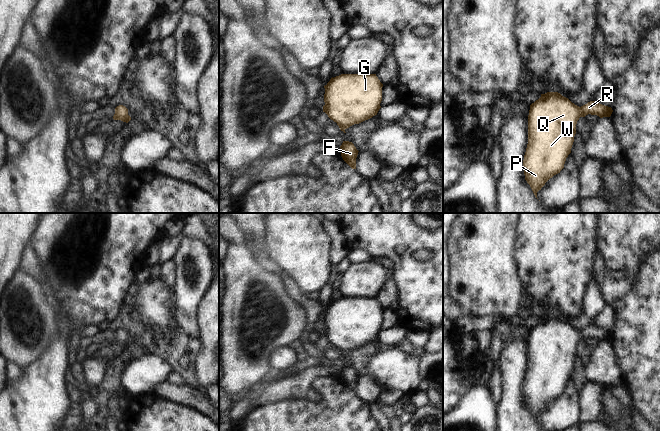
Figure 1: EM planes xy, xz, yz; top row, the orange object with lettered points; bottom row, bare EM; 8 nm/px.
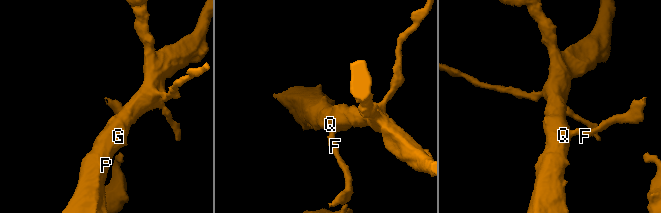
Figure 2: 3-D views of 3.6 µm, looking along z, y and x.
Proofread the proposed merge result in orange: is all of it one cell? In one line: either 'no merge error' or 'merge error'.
no merge error

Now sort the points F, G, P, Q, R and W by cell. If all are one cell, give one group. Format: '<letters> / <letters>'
F G P Q R W

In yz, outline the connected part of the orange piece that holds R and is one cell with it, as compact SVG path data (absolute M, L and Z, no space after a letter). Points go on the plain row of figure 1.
M547 316L530 329L528 339L528 368L523 384L525 404L530 409L535 421L537 416L554 399L564 392L566 382L571 377L571 372L576 358L576 348L580 341L588 338L600 342L610 341L611 331L596 325L590 325L579 331L558 316Z

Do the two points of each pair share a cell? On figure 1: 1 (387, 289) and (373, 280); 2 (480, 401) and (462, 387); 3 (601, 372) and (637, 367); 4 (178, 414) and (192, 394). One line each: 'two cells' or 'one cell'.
1: two cells
2: two cells
3: two cells
4: two cells

